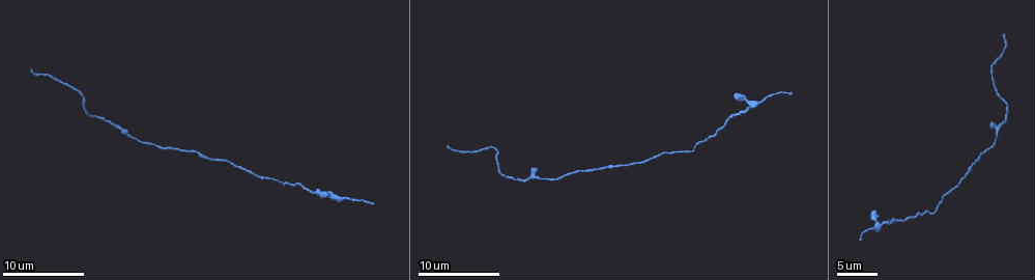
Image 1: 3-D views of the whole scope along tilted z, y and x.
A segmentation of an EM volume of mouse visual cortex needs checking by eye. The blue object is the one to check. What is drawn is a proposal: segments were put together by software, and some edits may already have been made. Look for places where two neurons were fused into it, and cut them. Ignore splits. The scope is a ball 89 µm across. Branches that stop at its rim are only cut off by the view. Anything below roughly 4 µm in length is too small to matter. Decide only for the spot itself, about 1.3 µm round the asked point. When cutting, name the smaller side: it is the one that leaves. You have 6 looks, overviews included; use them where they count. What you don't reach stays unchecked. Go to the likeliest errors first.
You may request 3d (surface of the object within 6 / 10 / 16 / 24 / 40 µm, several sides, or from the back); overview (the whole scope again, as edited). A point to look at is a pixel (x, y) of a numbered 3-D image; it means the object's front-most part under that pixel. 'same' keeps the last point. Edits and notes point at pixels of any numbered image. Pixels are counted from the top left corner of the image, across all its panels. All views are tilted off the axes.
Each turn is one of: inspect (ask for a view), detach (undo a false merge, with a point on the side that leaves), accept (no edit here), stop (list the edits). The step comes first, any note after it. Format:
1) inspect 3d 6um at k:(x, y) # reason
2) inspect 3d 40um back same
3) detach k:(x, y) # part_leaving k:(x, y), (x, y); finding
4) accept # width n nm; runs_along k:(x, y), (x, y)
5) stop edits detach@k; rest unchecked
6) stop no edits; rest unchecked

inspect 3d 10um at 1:(286, 182) # sudden change in width

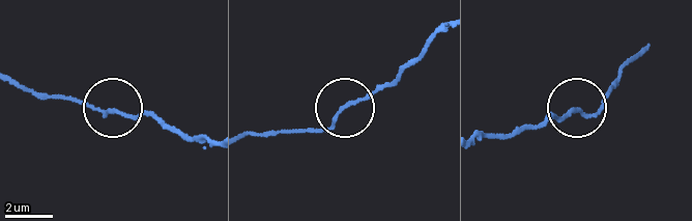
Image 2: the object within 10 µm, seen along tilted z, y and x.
inspect 3d 10um back at 2:(348, 103)

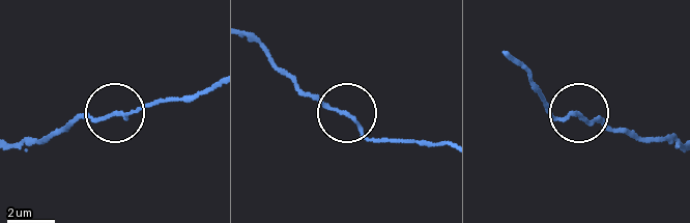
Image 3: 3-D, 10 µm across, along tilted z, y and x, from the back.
accept # runs_along 3:(213, 87), (70, 127); continuous, no second neuron

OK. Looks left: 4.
inspect 3d 10um at 1:(131, 137) # thick turns thin

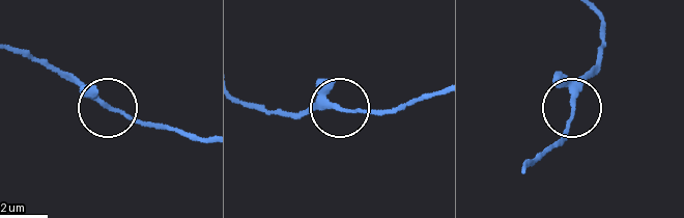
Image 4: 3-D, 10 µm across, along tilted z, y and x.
accept # runs_along 4:(202, 140), (169, 127), (140, 125), (105, 108), (67, 75); one neuron here

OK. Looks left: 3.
inspect 3d 10um at 1:(200, 154)

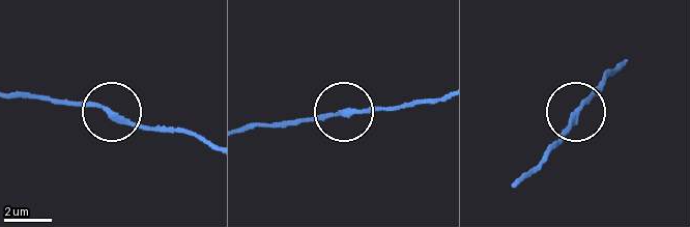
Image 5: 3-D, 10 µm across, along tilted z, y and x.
accept # side_arm 29 um; runs_along 5:(110, 108), (52, 103); continuous, no second neuron

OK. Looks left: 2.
stop no edits; rest unchecked

